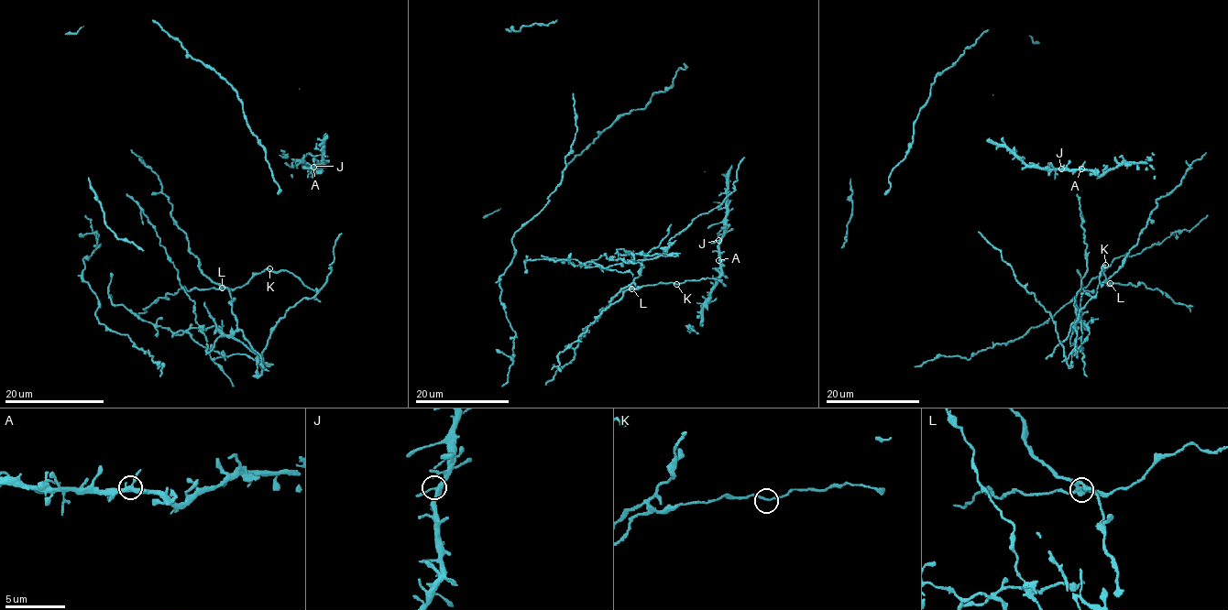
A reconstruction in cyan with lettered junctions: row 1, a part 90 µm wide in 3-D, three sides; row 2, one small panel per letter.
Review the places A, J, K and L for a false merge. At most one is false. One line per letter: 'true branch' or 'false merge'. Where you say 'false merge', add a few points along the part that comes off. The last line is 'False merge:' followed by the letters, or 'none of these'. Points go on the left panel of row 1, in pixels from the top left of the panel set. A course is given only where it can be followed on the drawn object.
A: true branch
J: true branch
K: true branch
L: false merge
False merge: L

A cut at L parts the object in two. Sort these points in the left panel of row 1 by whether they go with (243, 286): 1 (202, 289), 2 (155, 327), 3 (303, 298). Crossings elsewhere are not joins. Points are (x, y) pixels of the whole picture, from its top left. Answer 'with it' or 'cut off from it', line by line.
1: with it
2: cut off from it
3: cut off from it

